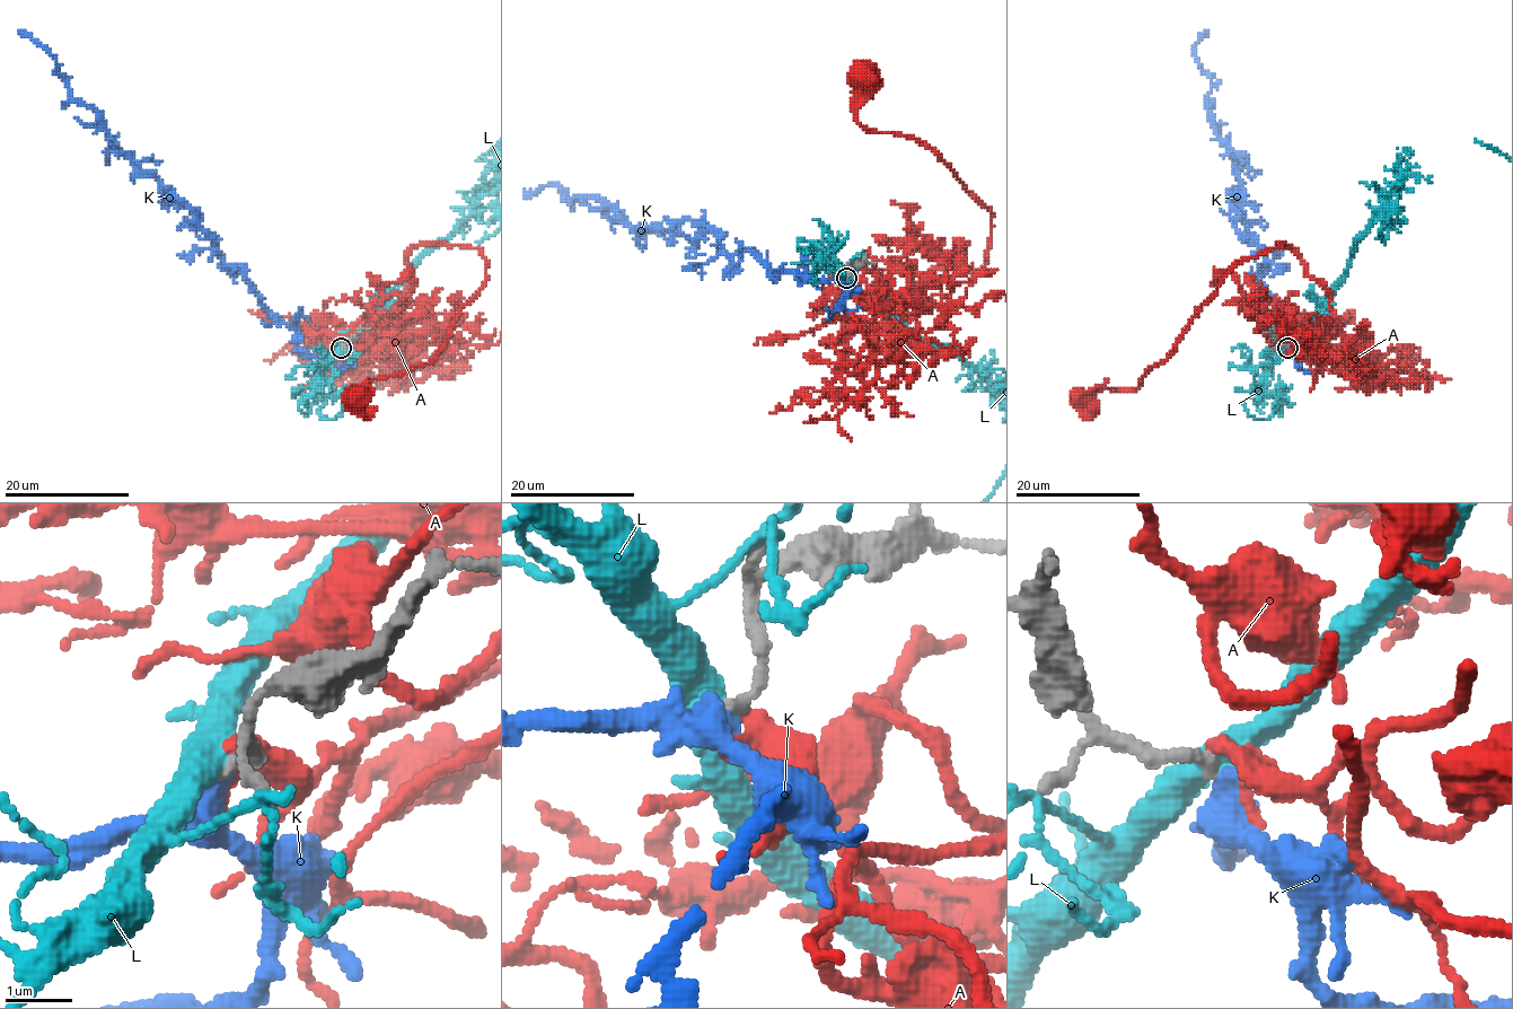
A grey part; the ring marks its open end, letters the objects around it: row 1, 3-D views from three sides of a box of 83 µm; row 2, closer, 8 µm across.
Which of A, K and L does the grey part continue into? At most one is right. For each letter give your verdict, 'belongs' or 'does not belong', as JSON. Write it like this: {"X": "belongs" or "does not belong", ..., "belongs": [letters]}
{"A": "does not belong", "K": "belongs", "L": "does not belong", "belongs": ["K"]}

